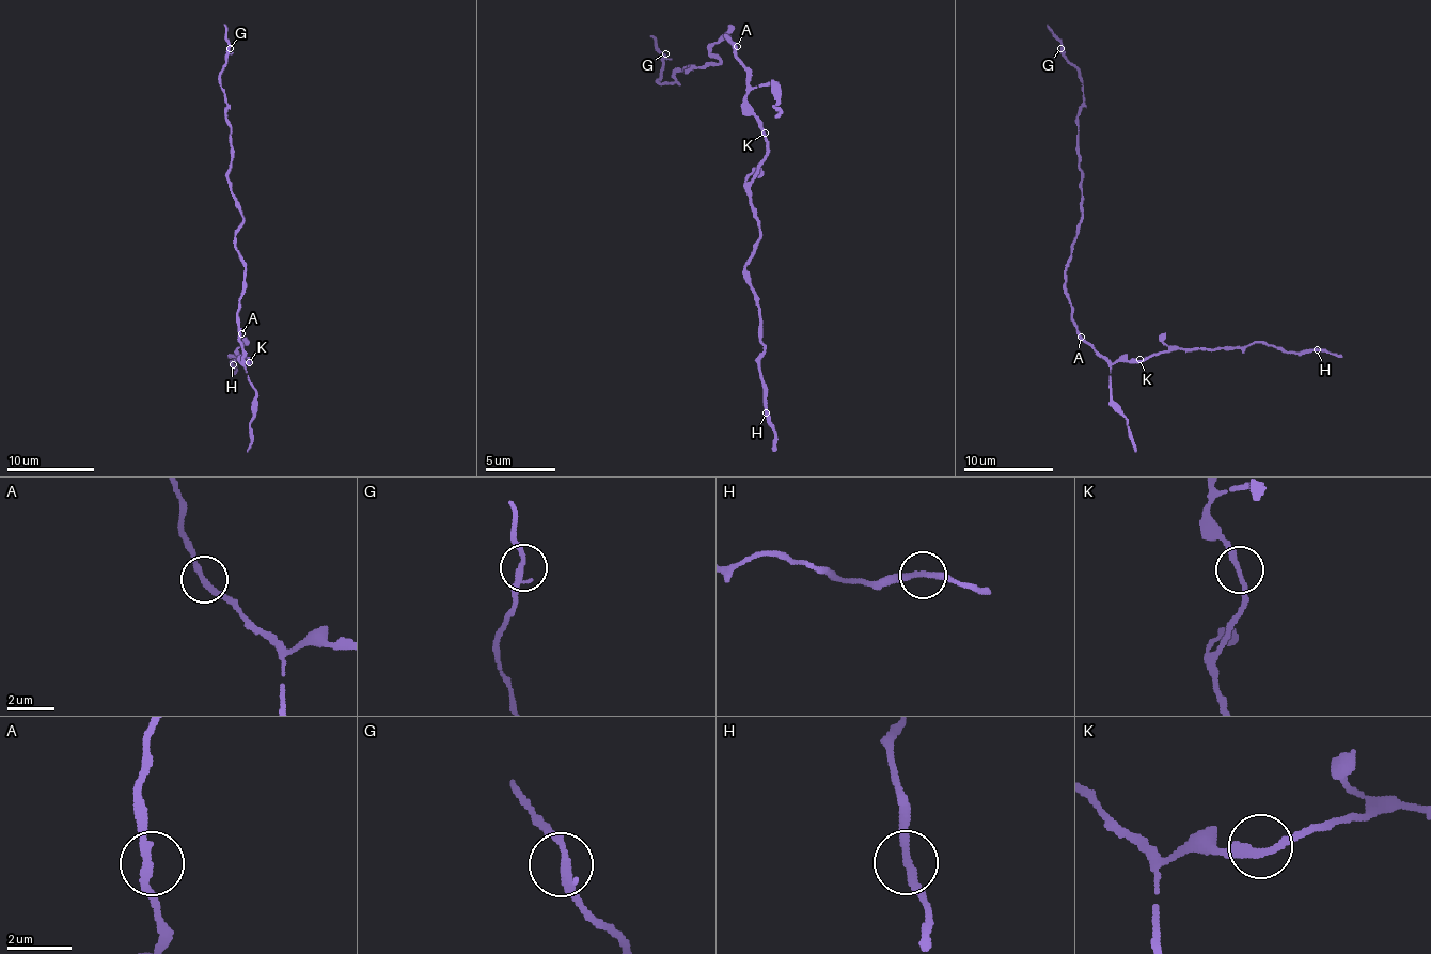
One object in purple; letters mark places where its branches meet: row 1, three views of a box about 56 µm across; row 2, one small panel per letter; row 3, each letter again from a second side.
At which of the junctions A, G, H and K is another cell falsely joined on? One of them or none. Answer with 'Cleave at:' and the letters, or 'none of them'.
Cleave at: none of them

